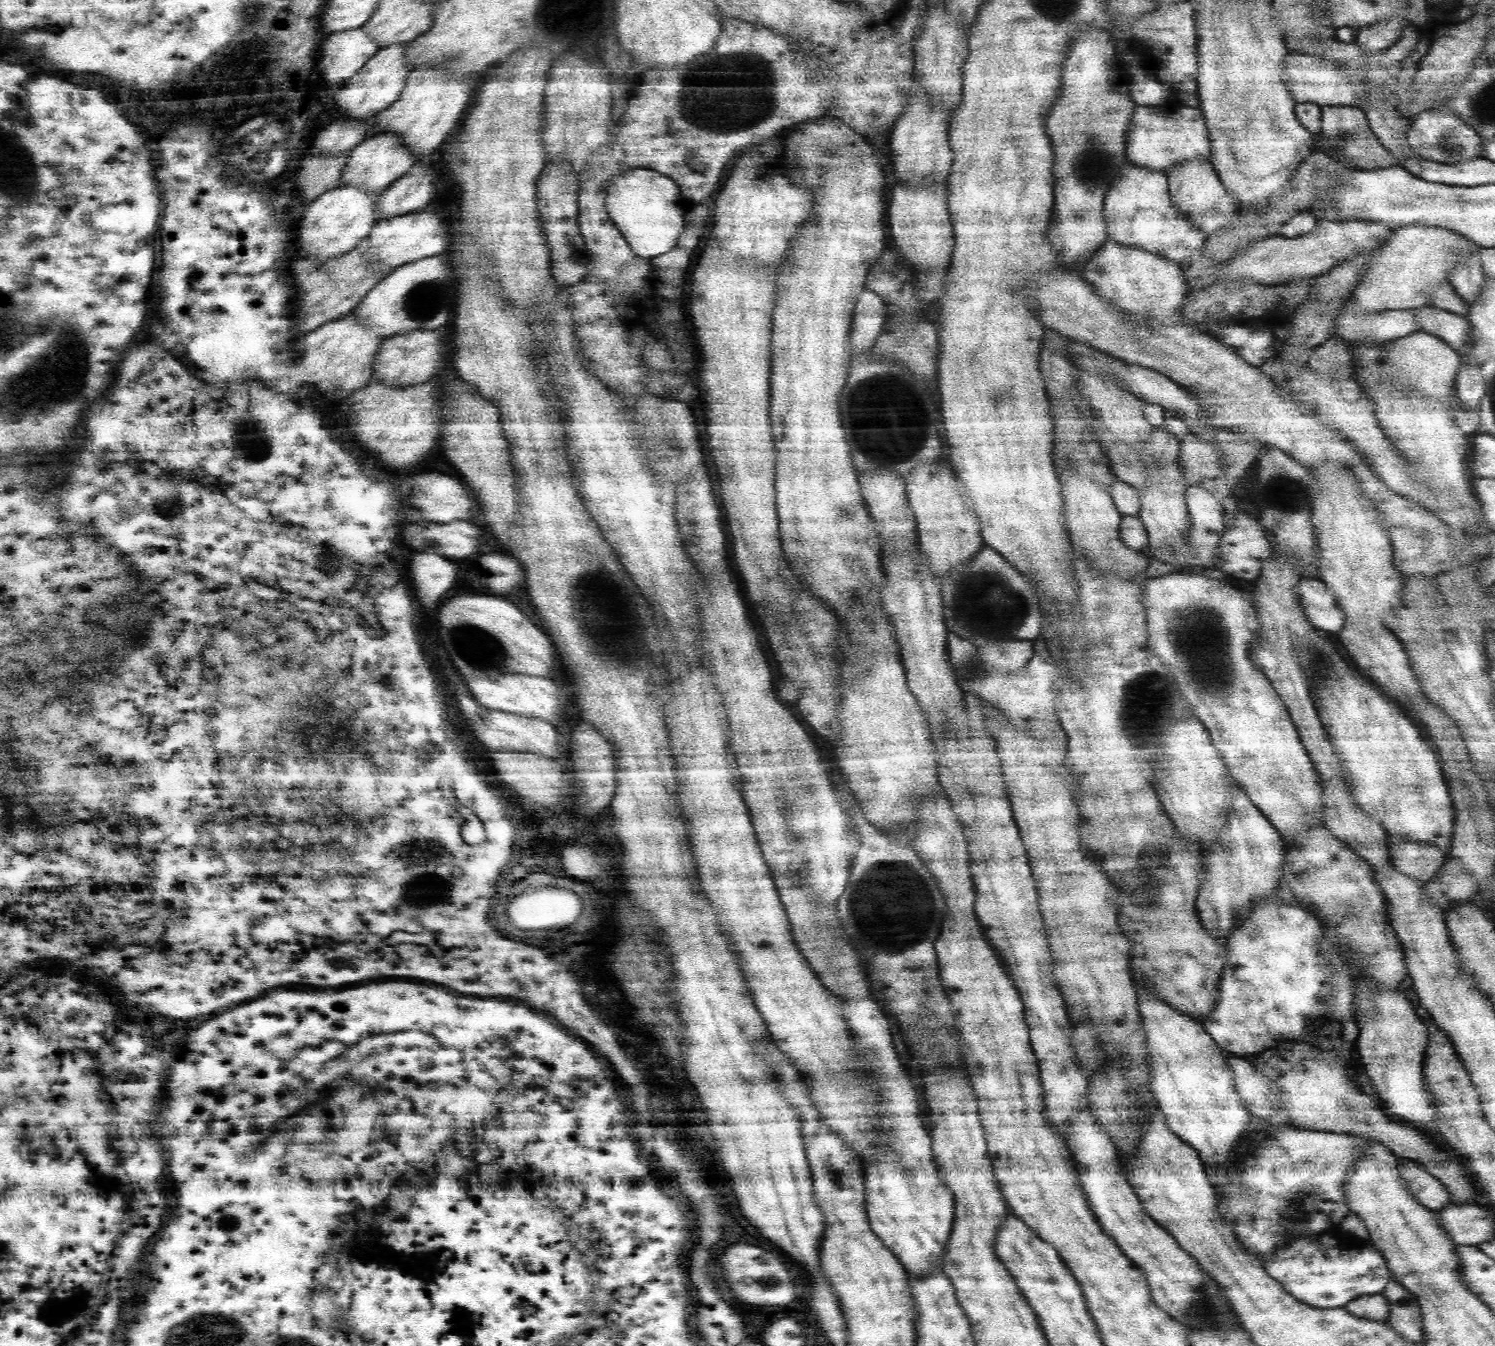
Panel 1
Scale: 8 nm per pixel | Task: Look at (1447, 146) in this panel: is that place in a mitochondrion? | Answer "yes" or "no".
yes

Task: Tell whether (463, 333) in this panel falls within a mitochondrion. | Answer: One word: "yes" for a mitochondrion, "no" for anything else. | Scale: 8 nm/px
no

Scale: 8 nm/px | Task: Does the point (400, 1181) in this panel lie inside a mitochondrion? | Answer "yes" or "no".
no

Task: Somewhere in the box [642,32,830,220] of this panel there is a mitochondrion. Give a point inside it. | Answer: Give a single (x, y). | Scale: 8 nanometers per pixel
(700, 113)

